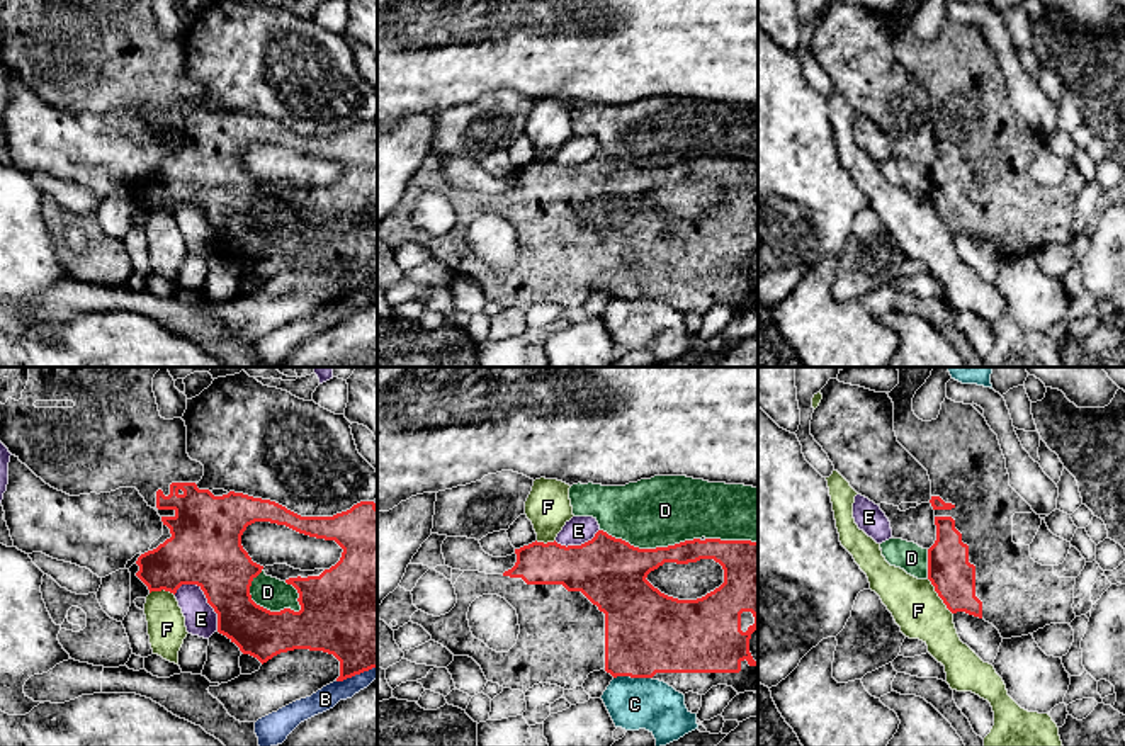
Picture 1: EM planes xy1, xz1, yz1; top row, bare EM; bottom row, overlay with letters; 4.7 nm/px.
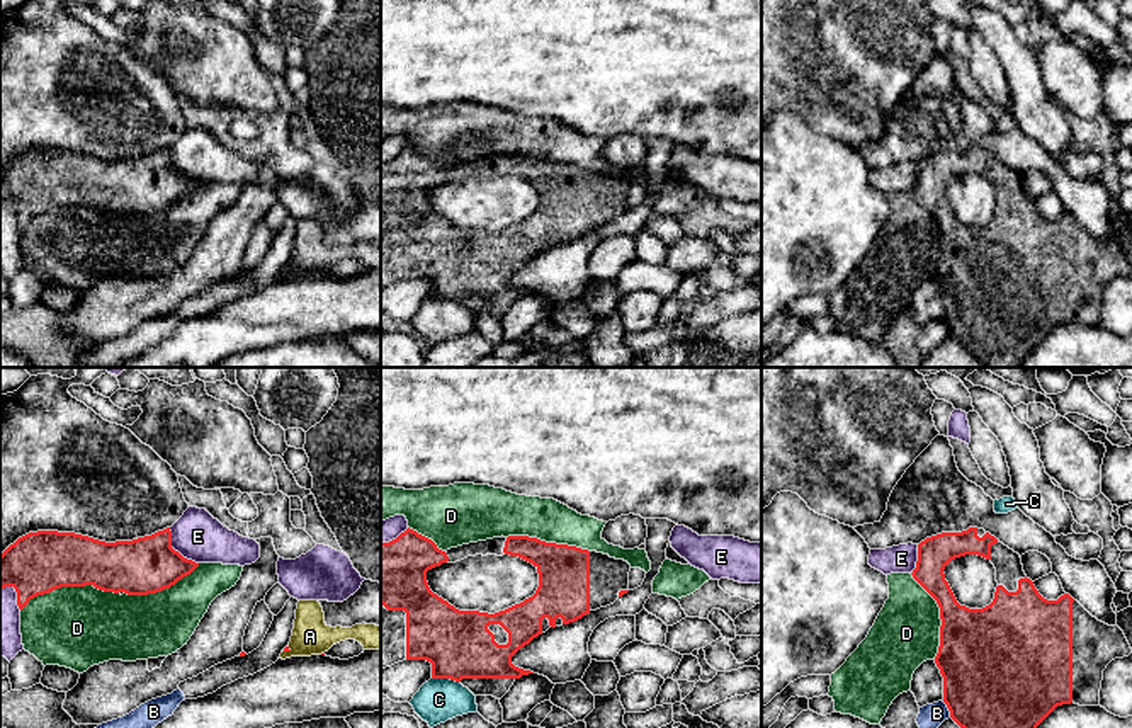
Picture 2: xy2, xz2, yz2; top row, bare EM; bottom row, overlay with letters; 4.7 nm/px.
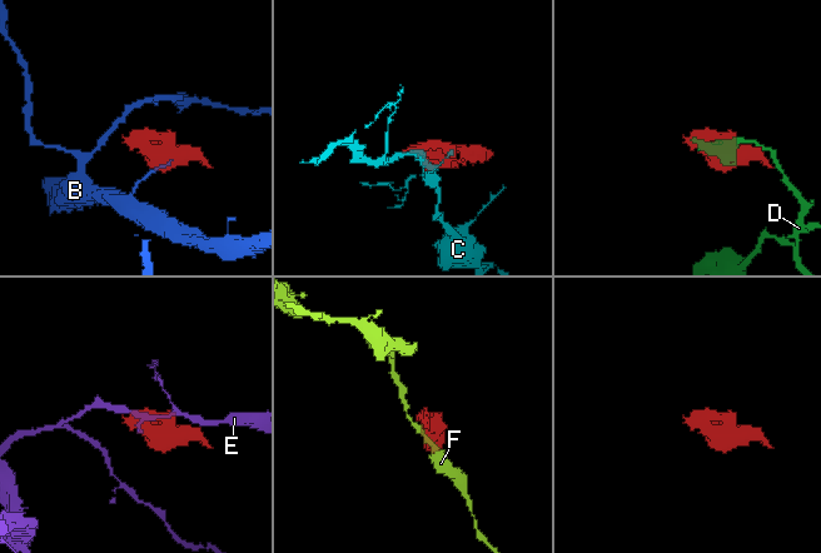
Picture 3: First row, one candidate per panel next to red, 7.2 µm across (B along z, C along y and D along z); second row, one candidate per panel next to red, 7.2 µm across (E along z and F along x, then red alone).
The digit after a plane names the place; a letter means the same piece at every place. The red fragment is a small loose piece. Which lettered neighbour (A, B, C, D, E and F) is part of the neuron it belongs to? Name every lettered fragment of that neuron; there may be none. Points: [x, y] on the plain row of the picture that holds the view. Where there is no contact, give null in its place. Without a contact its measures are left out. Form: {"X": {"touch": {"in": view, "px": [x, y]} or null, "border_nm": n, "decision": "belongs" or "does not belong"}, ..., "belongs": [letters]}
{"A": {"touch": {"in": "xy2", "px": [288, 269]}, "border_nm": 50, "decision": "does not belong"}, "B": {"touch": {"in": "yz2", "px": [949, 329]}, "border_nm": 90, "decision": "does not belong"}, "C": {"touch": {"in": "xz1", "px": [633, 296]}, "border_nm": 180, "decision": "does not belong"}, "D": {"touch": {"in": "xy1", "px": [259, 225]}, "border_nm": 280, "decision": "does not belong"}, "E": {"touch": {"in": "xy1", "px": [208, 220]}, "border_nm": 280, "decision": "does not belong"}, "F": {"touch": {"in": "yz1", "px": [938, 214]}, "border_nm": 200, "decision": "does not belong"}, "belongs": []}

